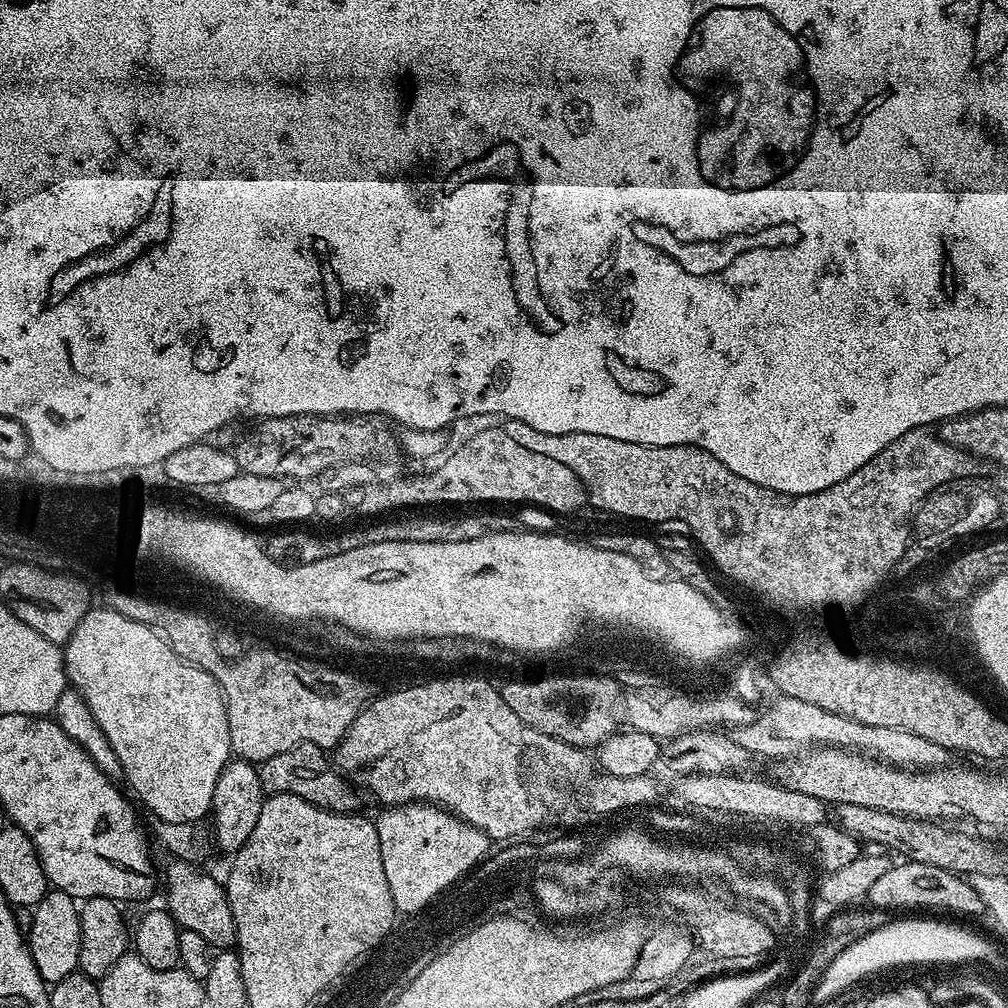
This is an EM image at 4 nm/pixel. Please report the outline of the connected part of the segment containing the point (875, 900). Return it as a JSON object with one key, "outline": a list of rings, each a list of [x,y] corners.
{"outline":[[[909,859],[907,863],[893,863],[892,868],[870,888],[866,900],[871,907],[885,910],[941,908],[944,912],[961,912],[964,916],[981,911],[980,898],[963,875],[924,864],[920,860]]]}

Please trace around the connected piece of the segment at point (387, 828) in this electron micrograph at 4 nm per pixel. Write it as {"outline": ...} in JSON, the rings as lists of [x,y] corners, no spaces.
{"outline":[[[398,804],[375,817],[374,823],[382,850],[382,870],[386,870],[386,886],[390,886],[392,907],[397,913],[423,912],[448,886],[467,877],[490,852],[489,837],[434,804]]]}

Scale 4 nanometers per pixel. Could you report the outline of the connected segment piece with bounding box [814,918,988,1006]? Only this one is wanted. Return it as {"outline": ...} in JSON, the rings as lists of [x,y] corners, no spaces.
{"outline":[[[940,918],[931,920],[898,920],[874,930],[872,934],[859,938],[852,946],[847,946],[834,962],[830,963],[824,976],[818,982],[814,1000],[820,1006],[827,1004],[840,992],[847,992],[863,976],[871,972],[880,972],[883,968],[896,968],[899,964],[946,964],[956,966],[956,956],[984,956],[988,952],[987,944],[972,940],[972,930],[967,927],[963,932],[952,932],[952,928],[940,928],[944,922]]]}

